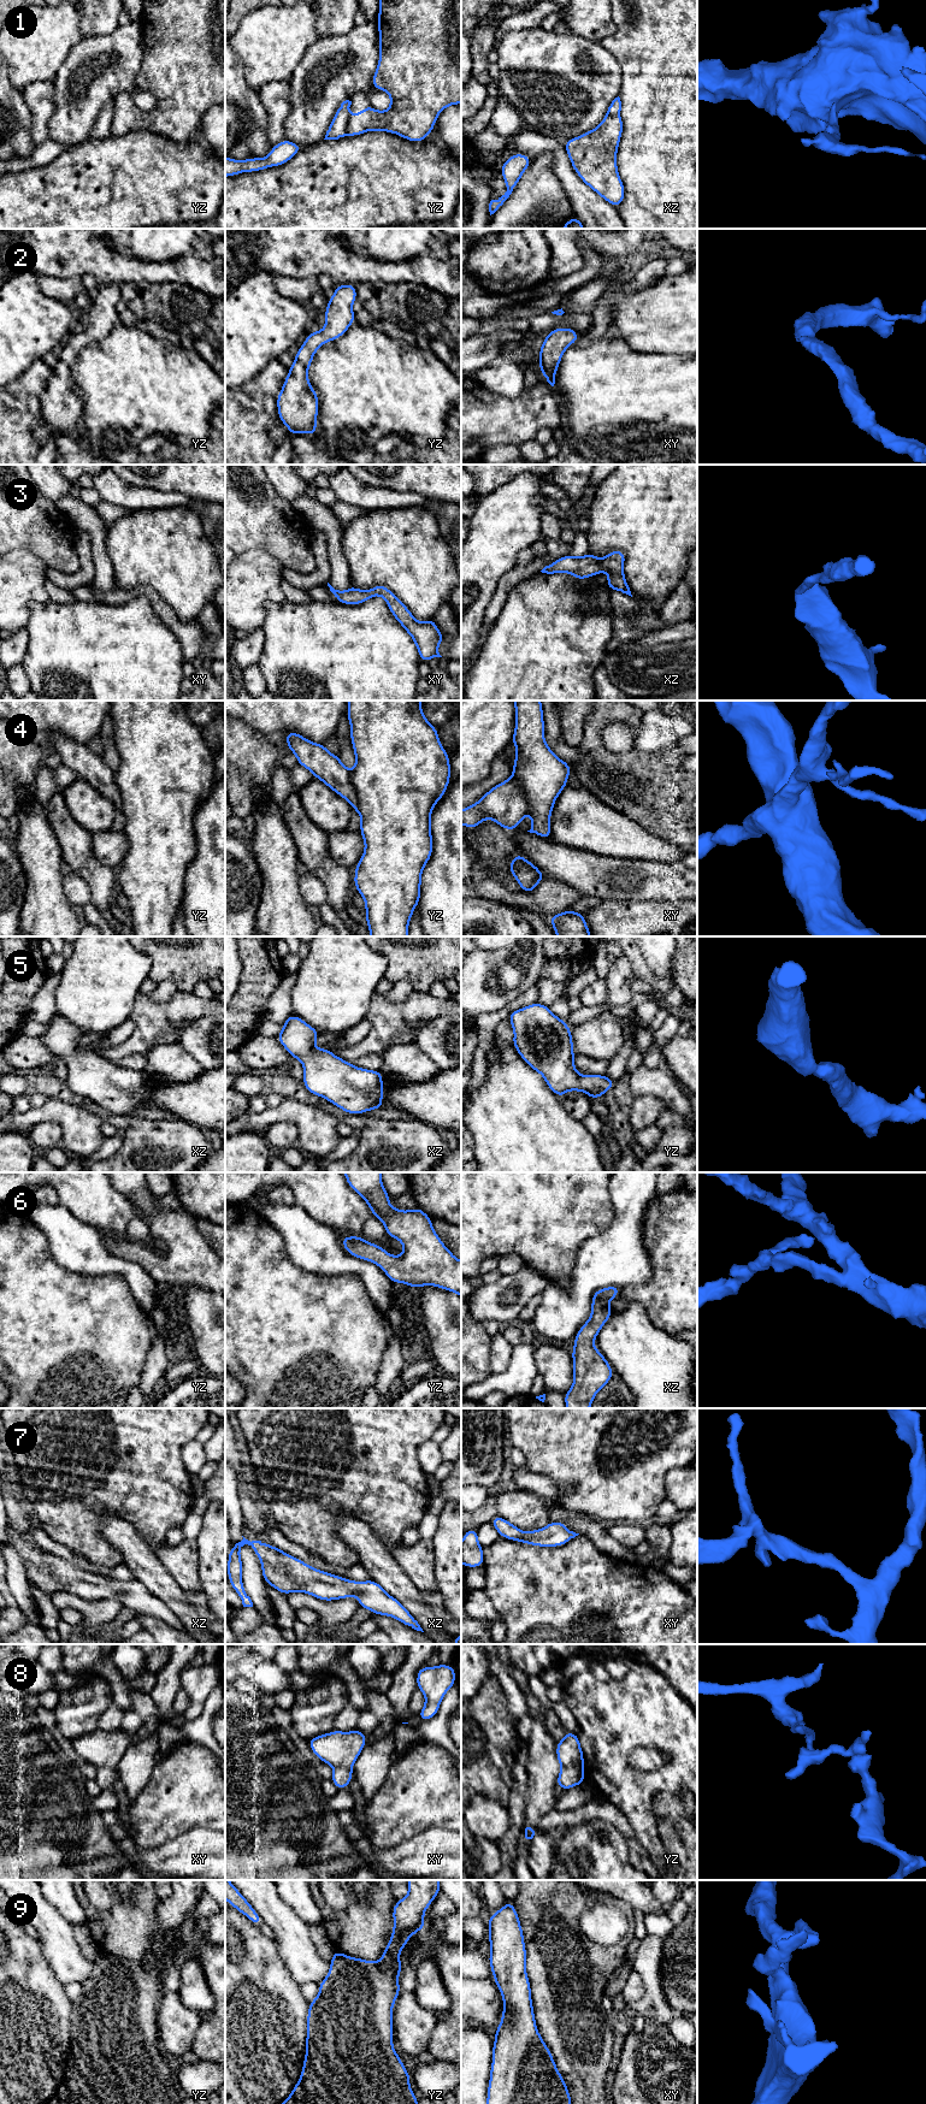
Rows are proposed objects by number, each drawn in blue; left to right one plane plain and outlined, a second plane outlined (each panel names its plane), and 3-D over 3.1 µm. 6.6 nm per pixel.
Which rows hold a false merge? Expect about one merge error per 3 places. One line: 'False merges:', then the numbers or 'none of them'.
False merges: 1, 4, 8

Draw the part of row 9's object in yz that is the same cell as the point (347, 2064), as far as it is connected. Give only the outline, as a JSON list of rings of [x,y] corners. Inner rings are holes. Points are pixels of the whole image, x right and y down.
[[[408,1880],[408,1893],[403,1899],[397,1899],[393,1907],[394,1928],[391,1938],[378,1962],[350,1957],[337,1950],[334,1951],[330,1961],[330,1970],[326,1978],[318,1985],[319,1994],[308,2004],[307,2028],[306,2028],[306,2055],[301,2070],[301,2076],[296,2082],[293,2092],[282,2104],[418,2104],[418,2098],[409,2086],[411,2074],[406,2070],[400,2056],[394,2050],[393,2044],[393,2008],[397,1996],[401,1992],[399,1975],[403,1963],[399,1961],[401,1950],[406,1946],[409,1938],[417,1932],[426,1927],[424,1913],[433,1902],[435,1897],[441,1892],[440,1880]]]

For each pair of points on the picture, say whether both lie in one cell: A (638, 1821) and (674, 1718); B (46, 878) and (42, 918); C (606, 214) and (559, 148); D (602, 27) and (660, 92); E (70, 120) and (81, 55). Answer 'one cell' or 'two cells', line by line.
A: one cell
B: one cell
C: one cell
D: two cells
E: one cell

